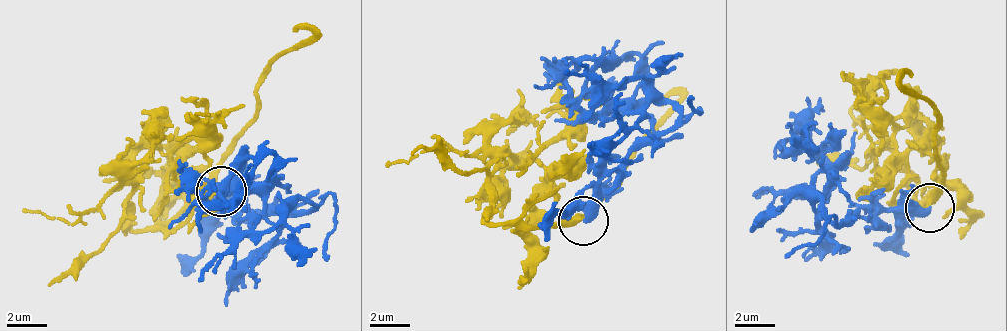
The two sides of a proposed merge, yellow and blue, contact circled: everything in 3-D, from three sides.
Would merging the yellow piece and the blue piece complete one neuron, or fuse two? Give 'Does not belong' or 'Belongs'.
Belongs

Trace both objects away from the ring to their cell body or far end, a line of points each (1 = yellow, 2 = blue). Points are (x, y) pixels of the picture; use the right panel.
1: (931, 207), (937, 163), (917, 151), (902, 151), (903, 119), (883, 125), (855, 126), (871, 97)
2: (931, 207), (911, 207), (876, 218), (830, 220), (801, 195), (787, 200), (787, 188), (759, 199)

